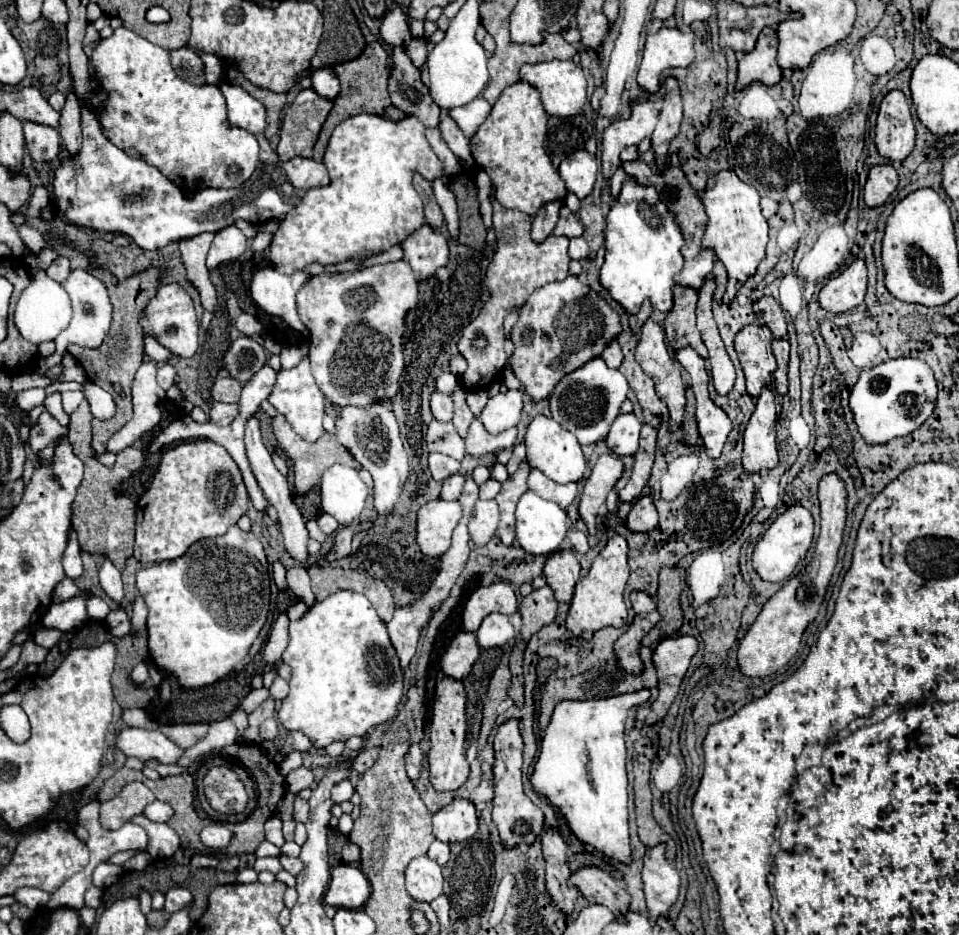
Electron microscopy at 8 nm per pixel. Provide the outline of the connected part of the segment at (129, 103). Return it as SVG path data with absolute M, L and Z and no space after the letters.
M117 28L111 38L105 38L95 46L91 64L99 80L97 90L107 94L107 100L101 104L99 122L105 138L109 138L115 146L133 154L141 154L151 166L159 168L159 172L173 180L179 188L235 188L251 178L259 164L259 144L255 136L227 122L227 104L217 86L195 86L181 80L171 66L169 50L151 44L127 28Z

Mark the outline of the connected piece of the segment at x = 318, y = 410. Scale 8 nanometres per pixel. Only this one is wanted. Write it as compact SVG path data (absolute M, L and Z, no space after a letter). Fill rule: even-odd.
M305 358L299 366L291 370L281 370L277 374L277 382L273 386L273 392L267 396L267 400L277 408L279 414L287 418L287 422L293 426L293 430L307 442L315 442L325 430L321 426L325 416L325 396L315 384L315 378L309 368L309 360Z

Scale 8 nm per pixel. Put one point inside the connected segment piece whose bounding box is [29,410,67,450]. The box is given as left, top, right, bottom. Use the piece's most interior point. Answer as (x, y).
(46, 429)

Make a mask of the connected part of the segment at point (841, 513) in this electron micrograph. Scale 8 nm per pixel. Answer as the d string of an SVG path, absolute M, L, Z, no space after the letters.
M829 472L819 480L819 502L821 502L821 534L817 538L817 546L813 558L805 570L793 576L761 610L755 624L749 628L741 646L737 650L741 672L747 676L769 676L783 668L799 650L801 636L805 628L815 620L819 606L825 598L827 586L831 582L839 546L843 542L843 530L847 522L847 490L845 482L837 472Z

